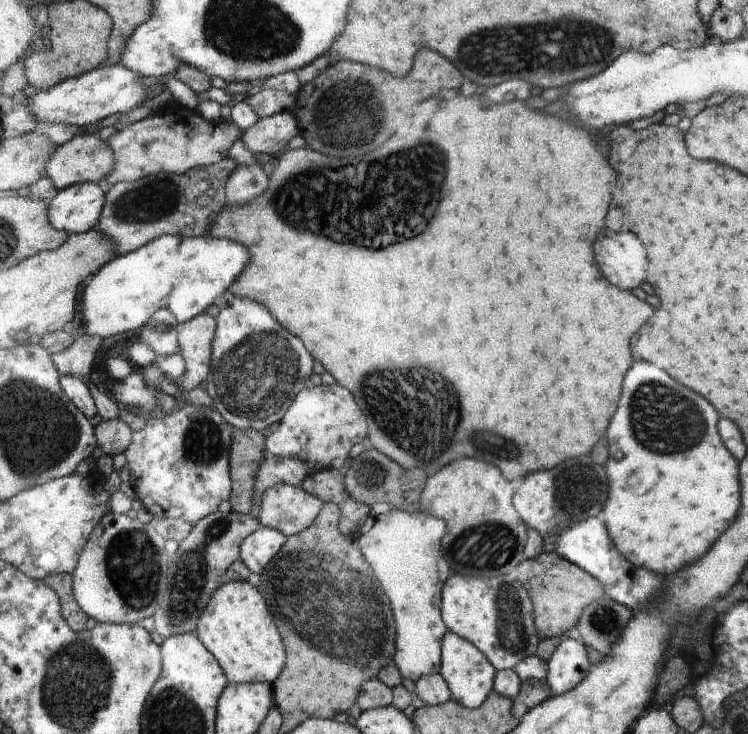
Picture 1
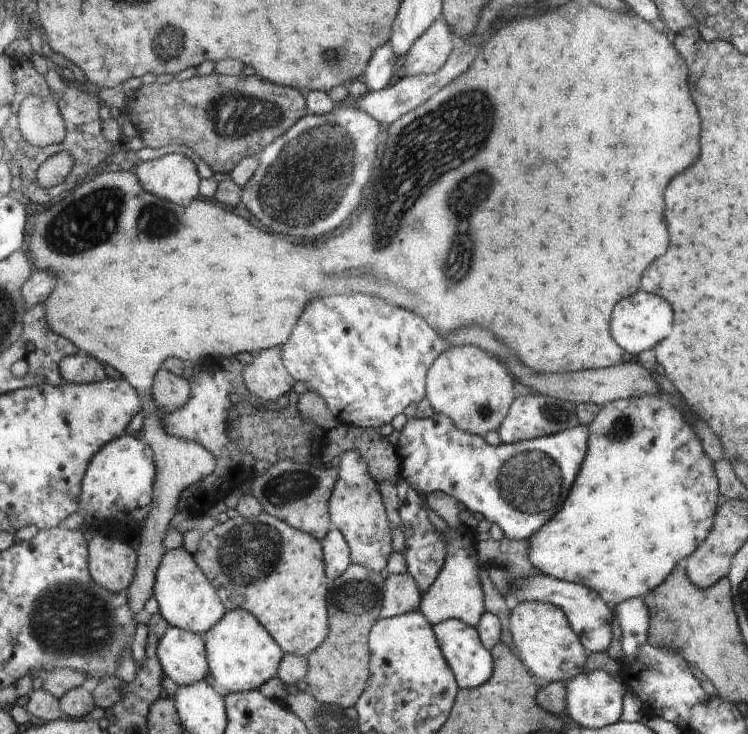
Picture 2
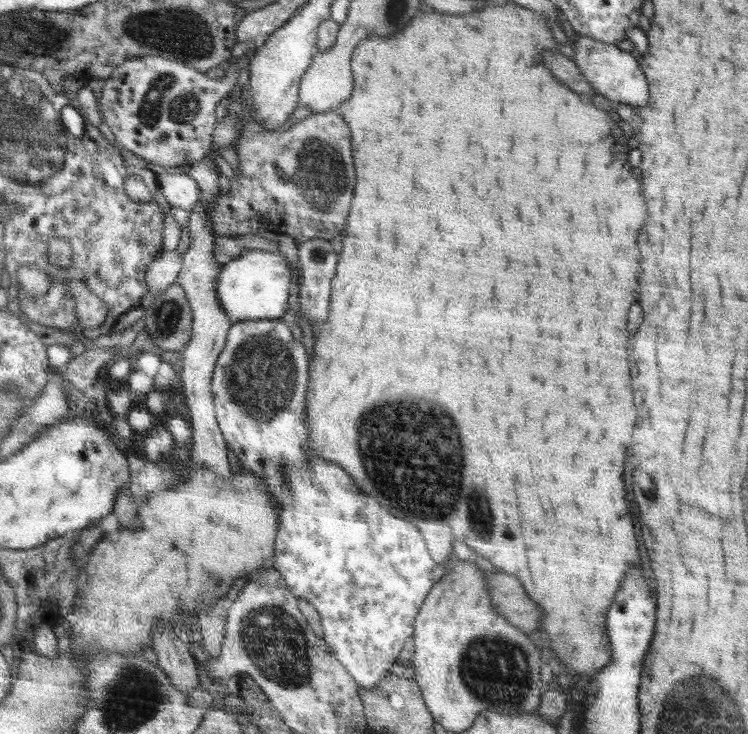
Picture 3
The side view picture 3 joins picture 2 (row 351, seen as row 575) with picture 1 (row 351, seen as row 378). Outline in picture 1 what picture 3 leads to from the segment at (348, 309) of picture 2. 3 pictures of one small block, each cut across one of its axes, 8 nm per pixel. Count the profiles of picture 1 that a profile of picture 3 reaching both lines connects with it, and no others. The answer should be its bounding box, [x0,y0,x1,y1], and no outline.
[206,289,314,431]

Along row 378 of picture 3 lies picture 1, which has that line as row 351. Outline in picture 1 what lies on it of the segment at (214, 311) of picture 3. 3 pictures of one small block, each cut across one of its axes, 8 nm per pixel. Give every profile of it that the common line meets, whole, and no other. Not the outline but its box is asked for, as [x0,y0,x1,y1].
[177,312,216,394]

